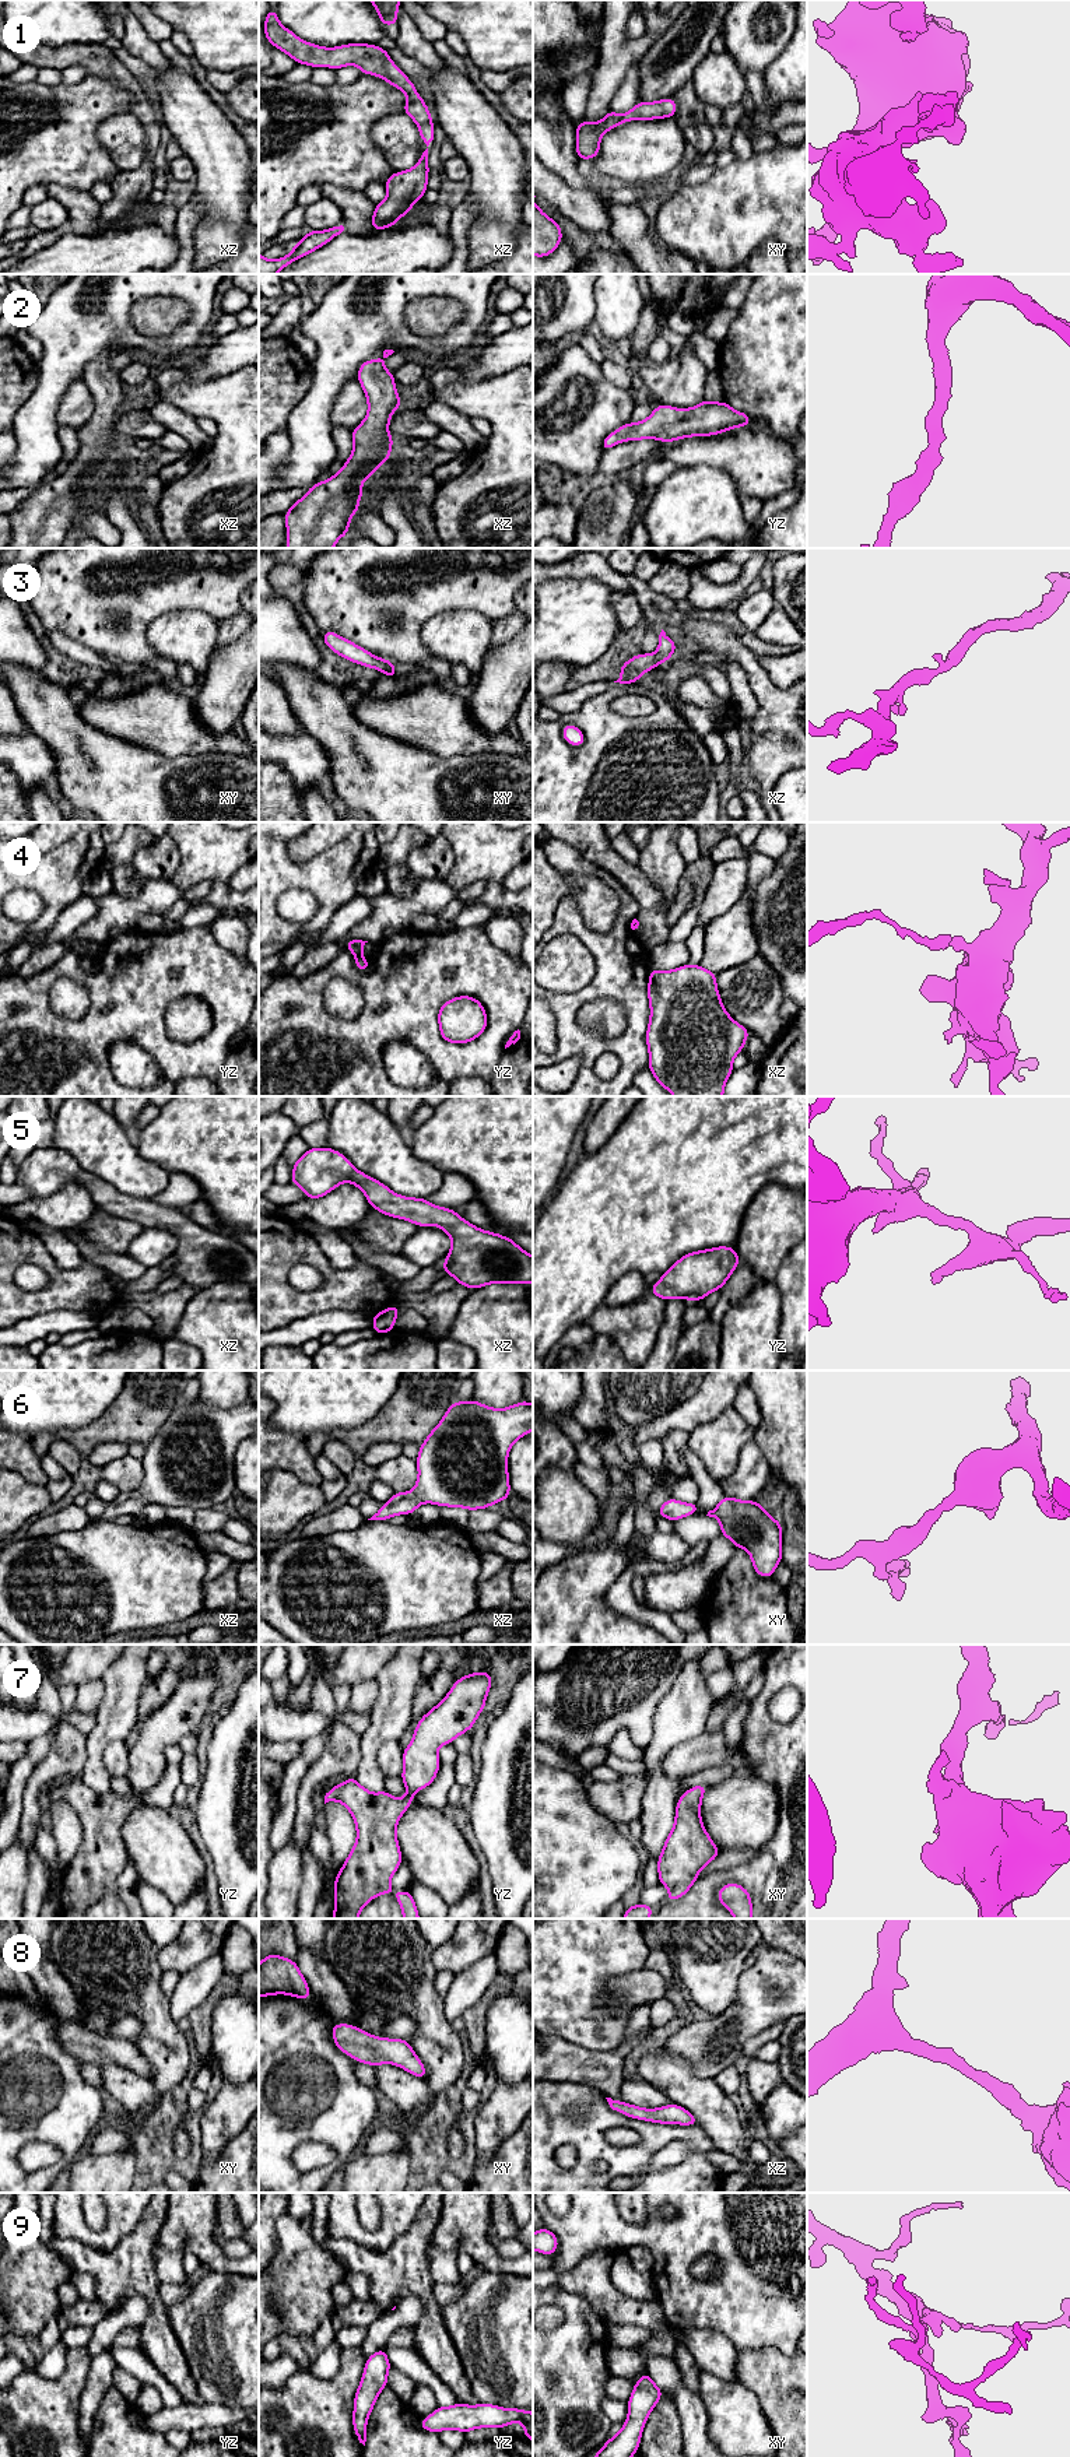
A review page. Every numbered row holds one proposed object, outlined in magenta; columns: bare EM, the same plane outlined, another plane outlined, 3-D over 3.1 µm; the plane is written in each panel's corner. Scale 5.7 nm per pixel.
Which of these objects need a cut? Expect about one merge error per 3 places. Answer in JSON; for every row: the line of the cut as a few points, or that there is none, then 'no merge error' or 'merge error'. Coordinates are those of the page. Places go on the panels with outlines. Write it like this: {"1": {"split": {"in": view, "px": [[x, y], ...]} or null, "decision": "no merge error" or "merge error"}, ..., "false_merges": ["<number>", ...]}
{"1": {"split": null, "decision": "no merge error"}, "2": {"split": null, "decision": "no merge error"}, "3": {"split": null, "decision": "no merge error"}, "4": {"split": {"in": "yz", "px": [[360, 955], [355, 958]]}, "decision": "merge error"}, "5": {"split": null, "decision": "no merge error"}, "6": {"split": null, "decision": "no merge error"}, "7": {"split": null, "decision": "no merge error"}, "8": {"split": null, "decision": "no merge error"}, "9": {"split": null, "decision": "no merge error"}, "false_merges": ["4"]}

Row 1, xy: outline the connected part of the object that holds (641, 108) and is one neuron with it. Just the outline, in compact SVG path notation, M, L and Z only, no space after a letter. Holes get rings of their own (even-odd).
M667 98L656 102L638 102L624 115L608 109L608 113L597 123L582 120L576 124L576 157L579 161L596 158L600 152L601 136L625 122L674 117L676 112L677 102L674 98Z

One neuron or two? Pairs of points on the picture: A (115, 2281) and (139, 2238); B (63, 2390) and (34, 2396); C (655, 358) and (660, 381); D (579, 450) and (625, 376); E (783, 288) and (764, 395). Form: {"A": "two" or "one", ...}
{"A": "one", "B": "one", "C": "two", "D": "two", "E": "one"}

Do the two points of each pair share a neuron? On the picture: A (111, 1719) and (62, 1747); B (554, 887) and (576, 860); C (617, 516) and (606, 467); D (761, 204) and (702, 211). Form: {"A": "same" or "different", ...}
{"A": "different", "B": "different", "C": "different", "D": "same"}

